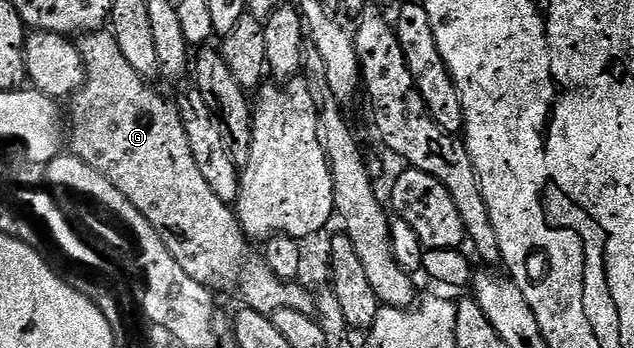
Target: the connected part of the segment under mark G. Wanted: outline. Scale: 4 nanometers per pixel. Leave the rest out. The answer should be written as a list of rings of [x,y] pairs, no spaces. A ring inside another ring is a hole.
[[[101,28],[85,33],[79,39],[78,45],[80,47],[80,55],[84,61],[84,83],[70,99],[70,105],[72,105],[72,122],[70,118],[70,138],[72,134],[71,153],[76,154],[82,160],[86,160],[86,164],[98,168],[98,172],[102,172],[102,176],[106,176],[106,180],[110,180],[110,184],[114,184],[114,188],[118,188],[118,192],[122,192],[122,196],[126,196],[126,200],[130,200],[130,204],[134,204],[134,208],[138,208],[138,212],[142,212],[142,216],[146,216],[146,220],[150,220],[154,232],[158,232],[158,236],[162,240],[162,244],[166,244],[170,256],[174,256],[174,260],[178,260],[178,264],[182,264],[182,272],[186,272],[186,276],[190,276],[190,280],[198,280],[198,284],[209,288],[221,286],[224,290],[230,289],[231,286],[237,286],[240,289],[241,296],[244,297],[243,305],[254,312],[262,312],[270,316],[276,310],[294,308],[294,312],[312,314],[314,310],[313,291],[310,292],[306,287],[299,286],[301,284],[299,281],[287,282],[278,276],[274,276],[274,272],[270,272],[266,260],[257,251],[256,254],[252,251],[253,243],[248,235],[244,233],[244,229],[241,228],[240,221],[236,218],[235,209],[229,203],[223,202],[214,192],[214,188],[210,188],[210,184],[206,184],[206,179],[202,177],[202,172],[194,160],[194,152],[190,152],[190,144],[186,138],[184,121],[180,115],[180,109],[176,107],[175,101],[169,100],[167,102],[152,87],[153,83],[149,79],[143,78],[134,68],[134,64],[130,64],[126,60],[126,56],[122,56],[122,48],[118,48],[118,40],[114,40],[111,29]]]

